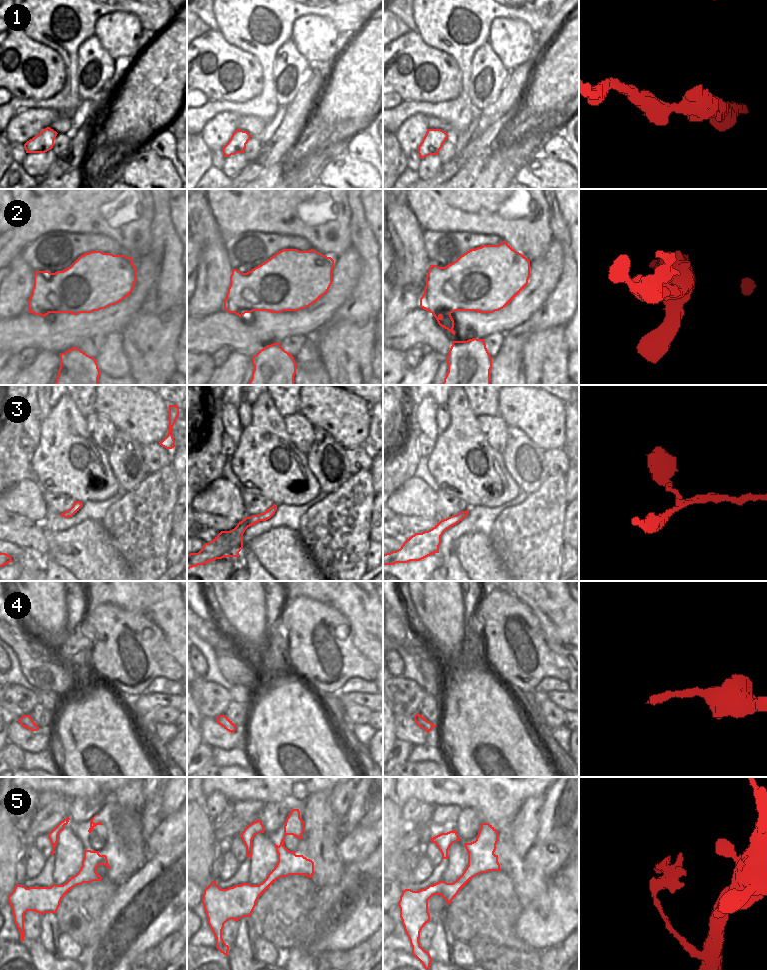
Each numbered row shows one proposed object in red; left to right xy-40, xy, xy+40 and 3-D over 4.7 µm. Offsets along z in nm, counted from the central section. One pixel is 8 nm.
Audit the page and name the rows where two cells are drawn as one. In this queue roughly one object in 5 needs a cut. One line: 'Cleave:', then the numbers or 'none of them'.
Cleave: none of them

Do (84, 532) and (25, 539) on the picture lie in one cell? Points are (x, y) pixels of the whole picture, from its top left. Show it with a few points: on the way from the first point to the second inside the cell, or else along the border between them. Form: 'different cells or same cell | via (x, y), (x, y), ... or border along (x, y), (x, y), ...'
same cell | via (69, 539), (40, 539)

